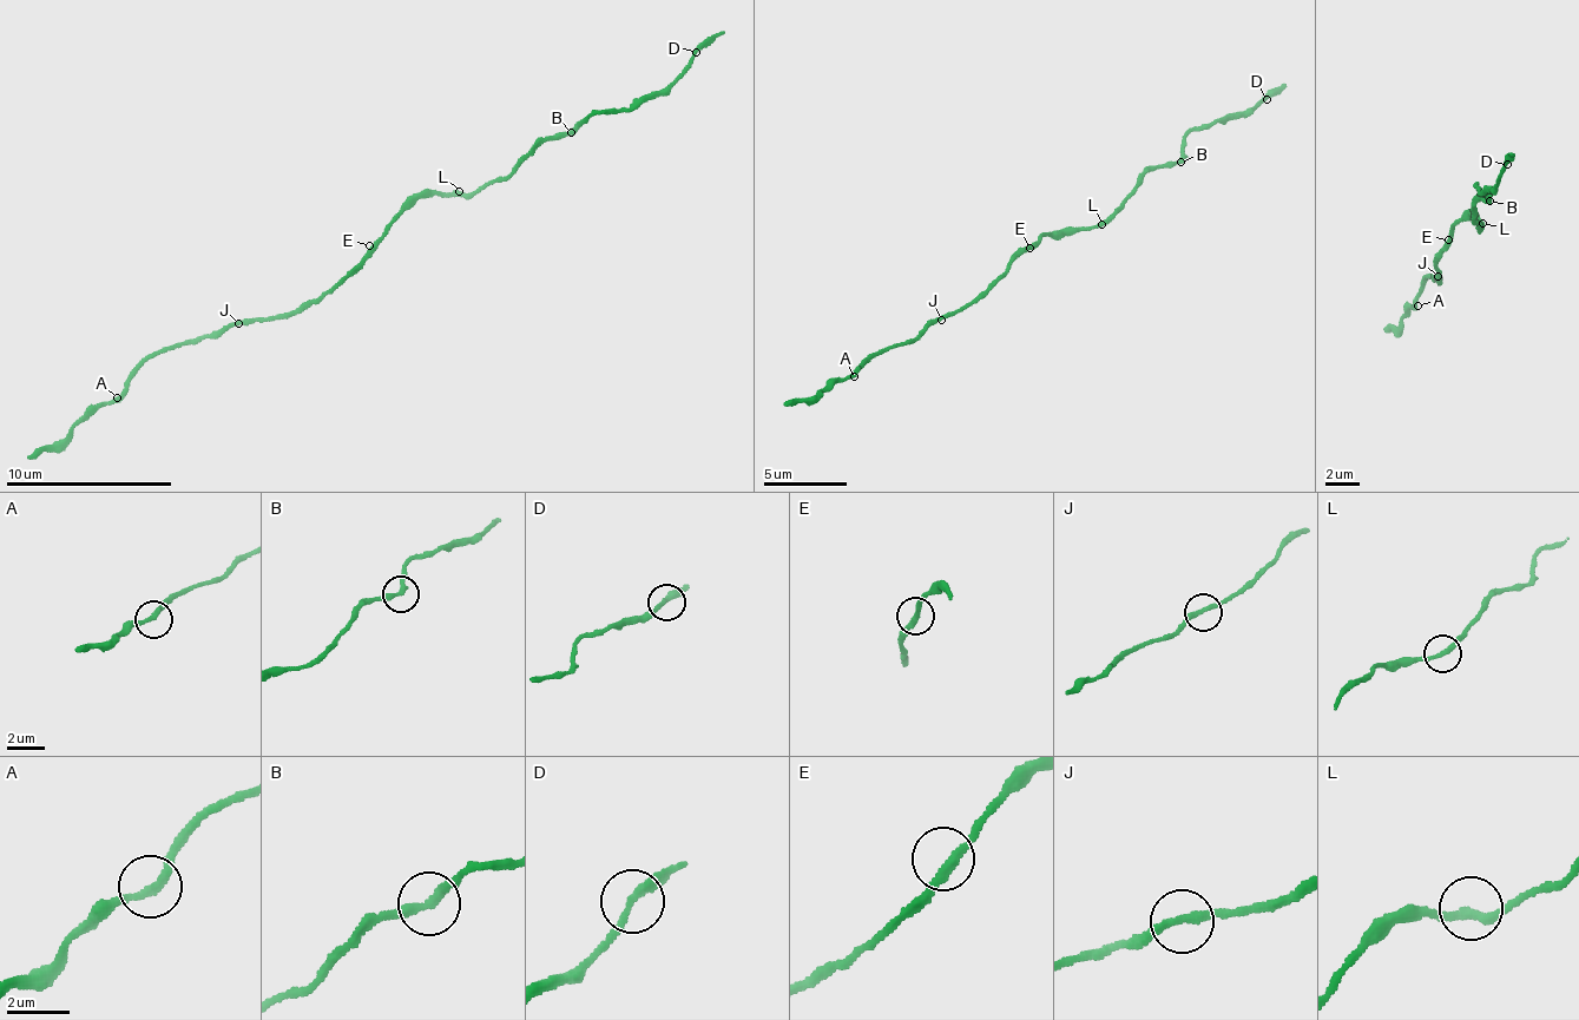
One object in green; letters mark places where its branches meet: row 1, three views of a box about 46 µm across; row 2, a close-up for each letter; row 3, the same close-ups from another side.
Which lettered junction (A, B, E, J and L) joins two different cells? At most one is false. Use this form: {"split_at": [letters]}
{"split_at": []}

